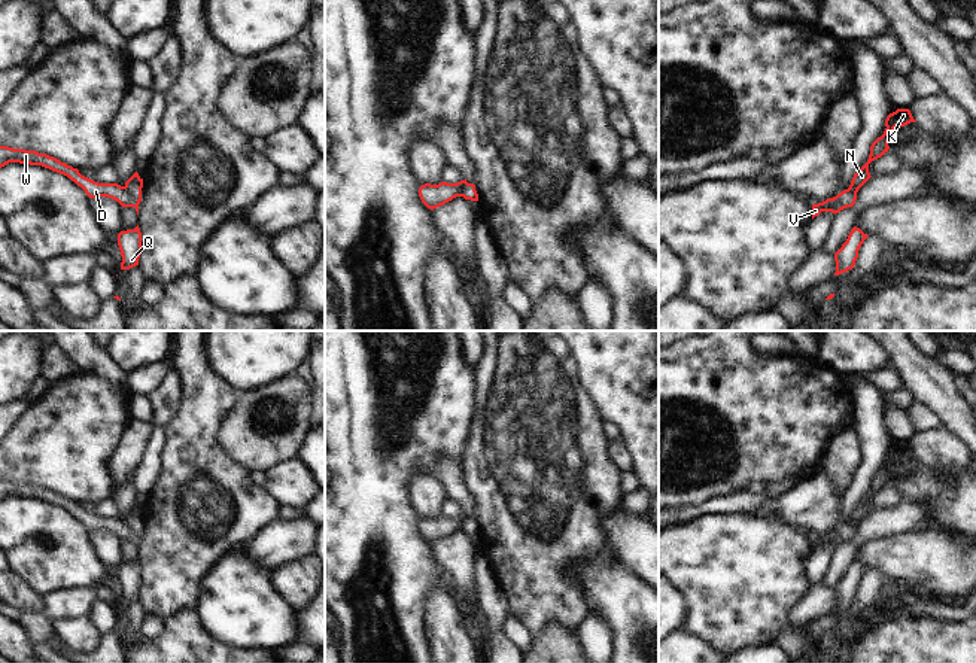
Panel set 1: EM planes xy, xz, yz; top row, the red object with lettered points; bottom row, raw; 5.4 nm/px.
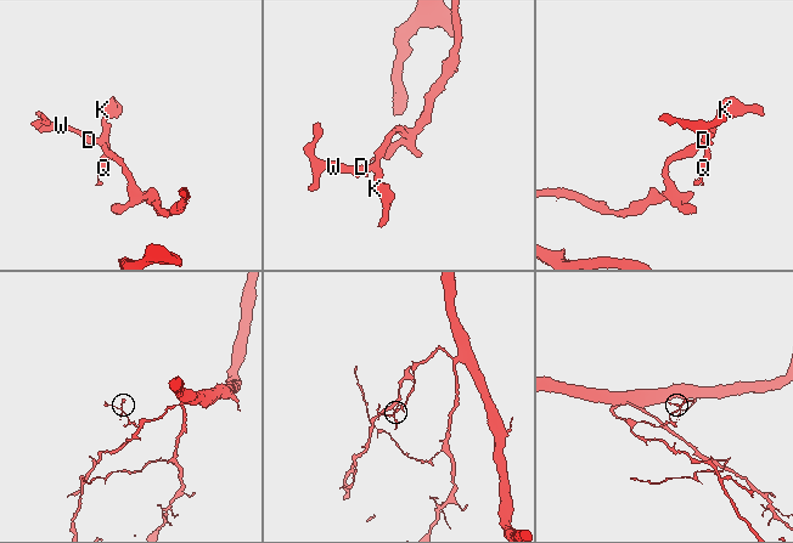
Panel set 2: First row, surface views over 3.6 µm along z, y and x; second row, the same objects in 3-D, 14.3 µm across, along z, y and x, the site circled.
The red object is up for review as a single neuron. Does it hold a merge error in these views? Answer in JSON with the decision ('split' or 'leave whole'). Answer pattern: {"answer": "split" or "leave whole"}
{"answer": "split"}

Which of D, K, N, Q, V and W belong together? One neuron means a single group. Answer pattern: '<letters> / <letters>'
D V W / K N Q

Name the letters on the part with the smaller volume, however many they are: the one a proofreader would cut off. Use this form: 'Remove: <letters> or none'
Remove: K, N, Q

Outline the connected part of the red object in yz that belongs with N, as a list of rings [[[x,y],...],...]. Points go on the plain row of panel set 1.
[[[897,442],[890,447],[885,453],[885,465],[881,471],[878,471],[870,480],[870,489],[867,496],[854,508],[849,524],[858,526],[858,523],[872,511],[869,507],[869,498],[882,489],[885,489],[890,483],[888,475],[893,472],[893,465],[896,460],[904,460],[910,456],[916,456],[909,442]]]

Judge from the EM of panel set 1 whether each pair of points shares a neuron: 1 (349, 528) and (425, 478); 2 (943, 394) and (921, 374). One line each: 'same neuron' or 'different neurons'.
1: different neurons
2: same neuron

